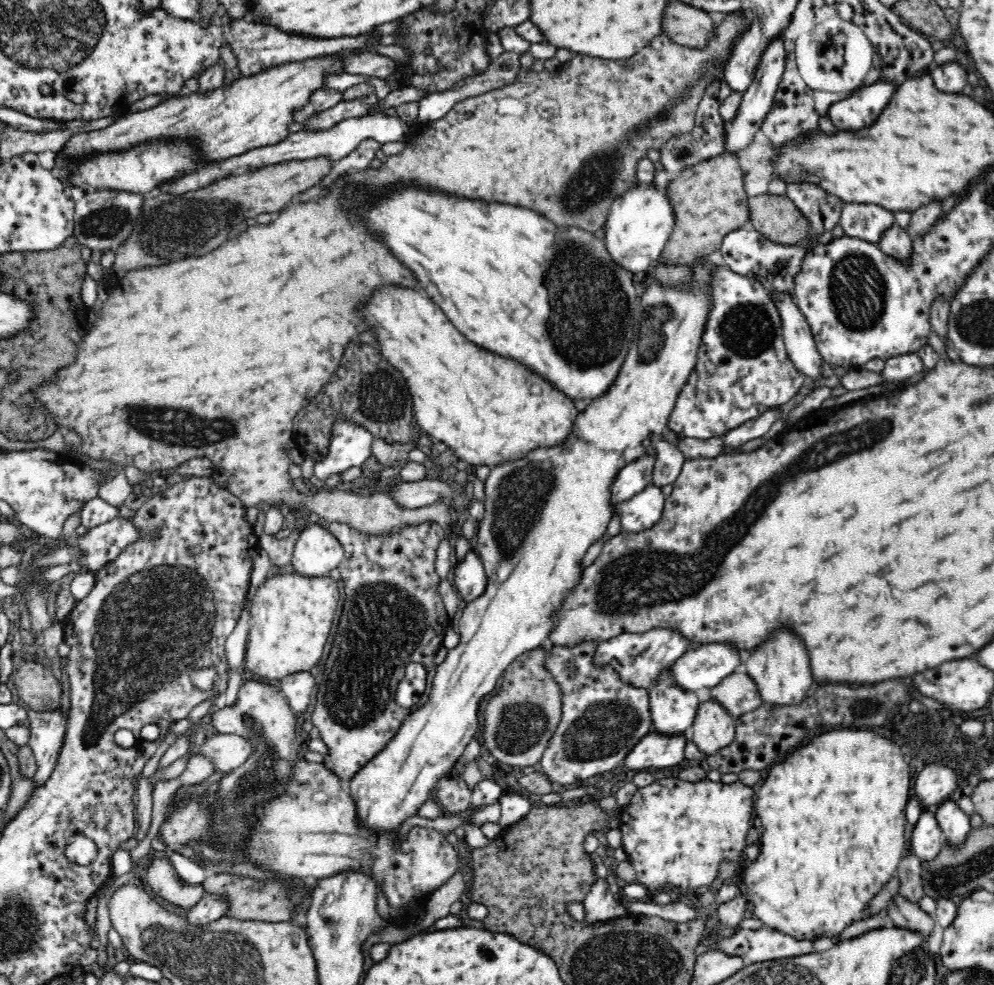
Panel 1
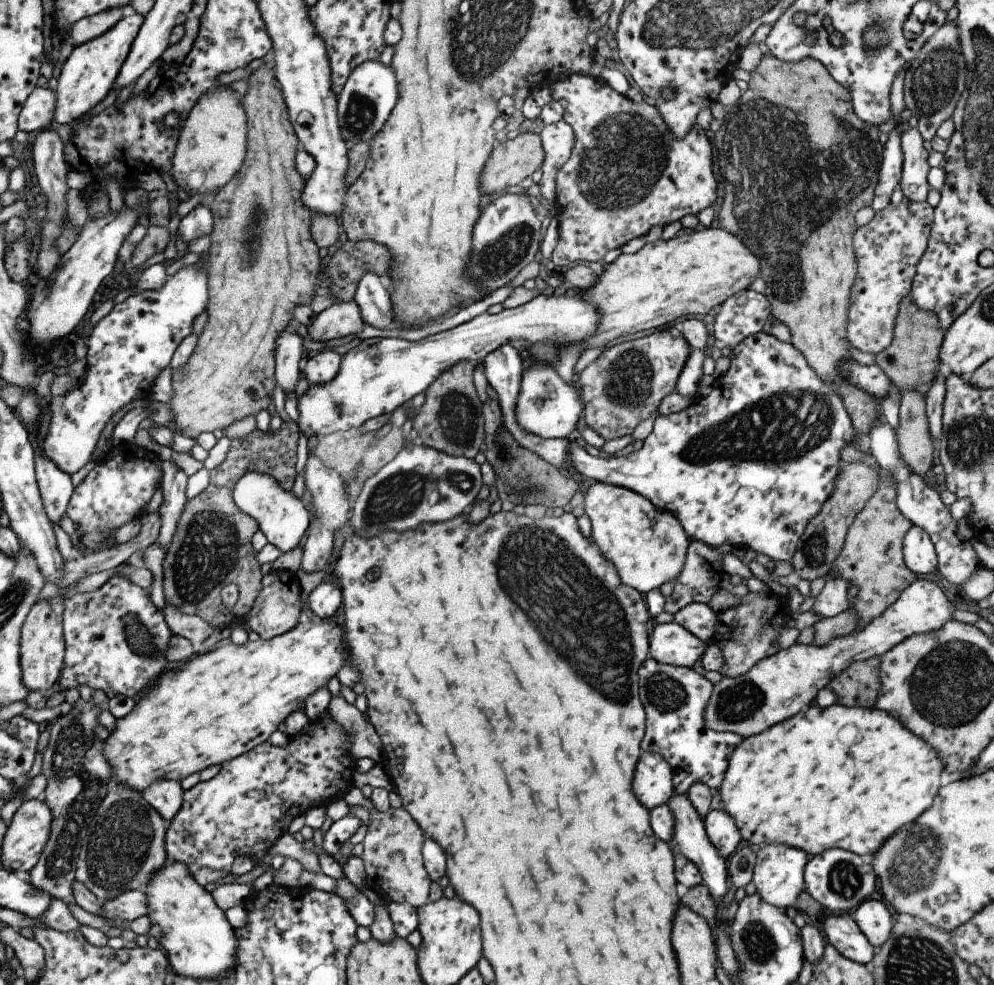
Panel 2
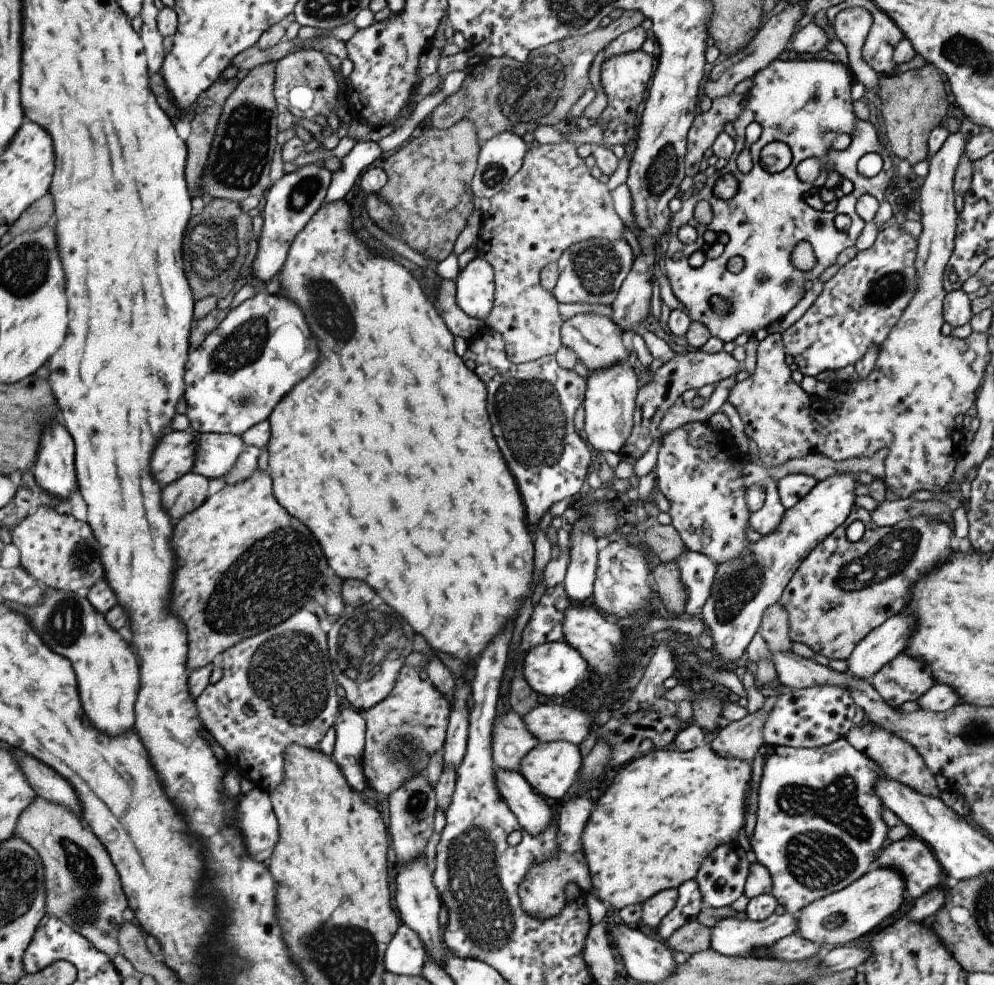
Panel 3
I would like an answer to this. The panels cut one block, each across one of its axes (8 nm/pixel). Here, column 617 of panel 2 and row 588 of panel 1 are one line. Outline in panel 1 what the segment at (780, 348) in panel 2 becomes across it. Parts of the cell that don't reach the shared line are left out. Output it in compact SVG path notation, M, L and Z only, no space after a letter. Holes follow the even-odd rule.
M474 550L457 562L454 568L454 586L464 602L475 601L487 587L487 574L481 558Z

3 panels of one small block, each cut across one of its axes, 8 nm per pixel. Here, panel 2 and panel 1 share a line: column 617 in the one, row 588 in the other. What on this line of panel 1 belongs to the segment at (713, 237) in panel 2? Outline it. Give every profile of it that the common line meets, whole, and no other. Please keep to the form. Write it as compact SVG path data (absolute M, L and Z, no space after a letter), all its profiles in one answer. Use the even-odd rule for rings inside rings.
M293 572L266 578L250 608L246 668L262 679L278 681L300 670L312 670L322 660L339 598L336 581L329 576L306 578Z

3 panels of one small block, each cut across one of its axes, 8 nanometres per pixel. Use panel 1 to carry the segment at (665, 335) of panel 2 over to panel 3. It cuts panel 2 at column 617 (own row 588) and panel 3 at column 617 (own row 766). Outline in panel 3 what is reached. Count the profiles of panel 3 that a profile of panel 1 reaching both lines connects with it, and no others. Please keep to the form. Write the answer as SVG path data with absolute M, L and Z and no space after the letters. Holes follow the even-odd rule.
M596 313L574 315L563 321L561 326L561 341L564 347L572 349L588 370L596 370L626 361L628 357L622 341L623 332L610 318Z

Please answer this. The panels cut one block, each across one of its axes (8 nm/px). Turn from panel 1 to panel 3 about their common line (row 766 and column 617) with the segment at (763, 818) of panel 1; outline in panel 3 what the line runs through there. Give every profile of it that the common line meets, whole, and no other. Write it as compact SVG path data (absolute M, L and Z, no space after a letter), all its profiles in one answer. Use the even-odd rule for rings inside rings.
M710 744L693 748L689 751L681 751L673 747L664 749L654 749L645 752L640 757L632 759L628 764L615 771L615 776L606 788L606 792L600 796L596 802L596 808L592 810L590 818L581 836L581 849L591 876L592 893L600 898L602 902L612 904L614 908L621 909L628 905L643 904L651 896L664 889L677 889L683 882L694 879L704 858L706 858L714 848L724 843L737 842L739 834L744 830L744 793L751 780L752 764L749 761L738 759L720 758L711 749Z

